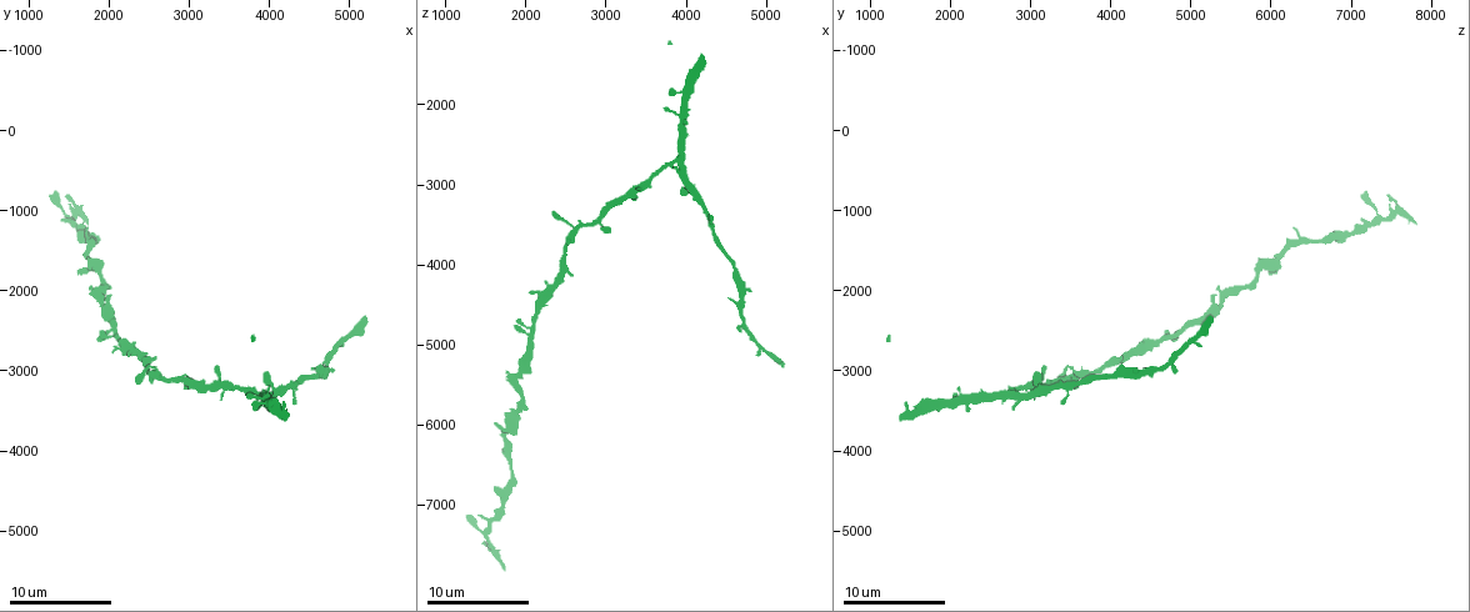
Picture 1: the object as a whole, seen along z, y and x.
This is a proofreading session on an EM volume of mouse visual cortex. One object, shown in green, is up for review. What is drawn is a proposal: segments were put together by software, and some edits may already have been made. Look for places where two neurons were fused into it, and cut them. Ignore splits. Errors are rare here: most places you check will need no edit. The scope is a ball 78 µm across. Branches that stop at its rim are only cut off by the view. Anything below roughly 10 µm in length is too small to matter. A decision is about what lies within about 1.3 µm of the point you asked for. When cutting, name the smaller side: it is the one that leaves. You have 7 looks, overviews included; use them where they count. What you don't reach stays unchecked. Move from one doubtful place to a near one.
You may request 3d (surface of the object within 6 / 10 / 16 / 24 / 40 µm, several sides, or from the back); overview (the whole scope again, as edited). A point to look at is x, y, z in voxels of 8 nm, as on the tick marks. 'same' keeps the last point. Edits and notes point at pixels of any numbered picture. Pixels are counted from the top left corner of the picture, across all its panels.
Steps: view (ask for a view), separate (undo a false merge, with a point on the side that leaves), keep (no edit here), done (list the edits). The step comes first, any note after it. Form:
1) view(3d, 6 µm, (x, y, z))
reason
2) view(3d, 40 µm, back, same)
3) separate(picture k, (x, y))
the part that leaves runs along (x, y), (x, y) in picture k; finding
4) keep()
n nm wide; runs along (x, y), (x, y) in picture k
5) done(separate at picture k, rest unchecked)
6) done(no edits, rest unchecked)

view(3d, 6 µm, (2450, 3000, 3800))

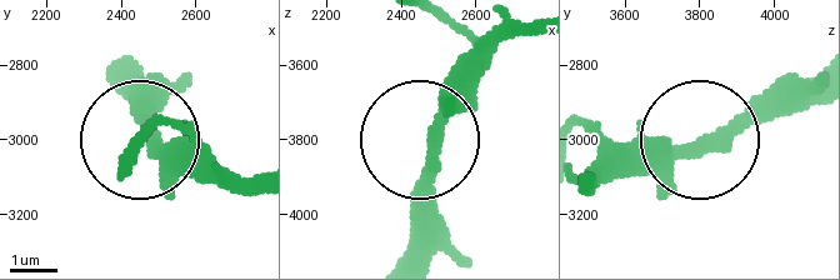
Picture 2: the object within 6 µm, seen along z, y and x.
view(3d, 6 µm, back, (2500, 3030, 3780))

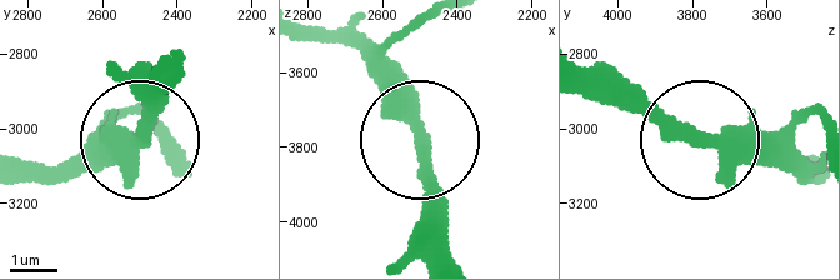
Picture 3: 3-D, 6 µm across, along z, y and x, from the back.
keep()
continuous, no second neuron

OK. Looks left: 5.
view(3d, 10 µm, (3950, 3300, 2700))
two arms in line, one across

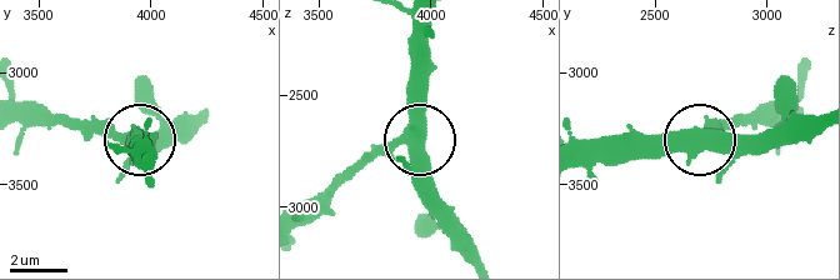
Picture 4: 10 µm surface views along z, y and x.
keep()
side arm 16 µm; 3 arms; continuous, no second neuron

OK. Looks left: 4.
view(3d, 6 µm, (1850, 1350, 6700))
calibre changes

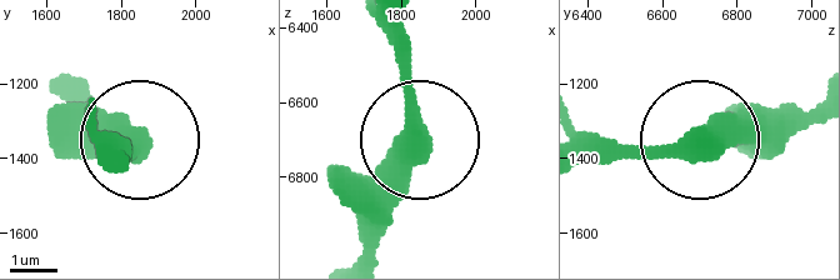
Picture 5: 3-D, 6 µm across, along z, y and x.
view(3d, 6 µm, back, (1830, 1380, 6720))
other side

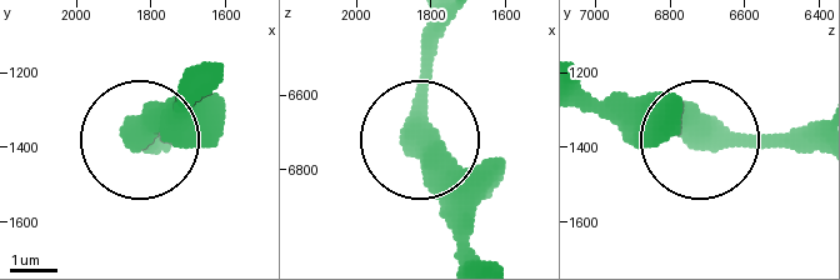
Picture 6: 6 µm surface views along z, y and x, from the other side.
keep()
runs along (819, 149), (724, 149), (620, 105) in picture 6; continuous, no second neuron

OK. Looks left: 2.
done(no edits, rest unchecked)

